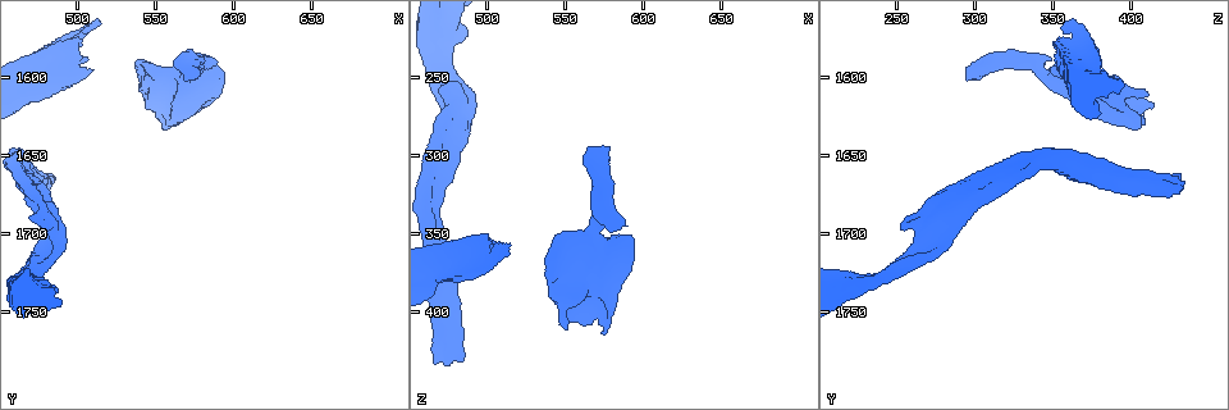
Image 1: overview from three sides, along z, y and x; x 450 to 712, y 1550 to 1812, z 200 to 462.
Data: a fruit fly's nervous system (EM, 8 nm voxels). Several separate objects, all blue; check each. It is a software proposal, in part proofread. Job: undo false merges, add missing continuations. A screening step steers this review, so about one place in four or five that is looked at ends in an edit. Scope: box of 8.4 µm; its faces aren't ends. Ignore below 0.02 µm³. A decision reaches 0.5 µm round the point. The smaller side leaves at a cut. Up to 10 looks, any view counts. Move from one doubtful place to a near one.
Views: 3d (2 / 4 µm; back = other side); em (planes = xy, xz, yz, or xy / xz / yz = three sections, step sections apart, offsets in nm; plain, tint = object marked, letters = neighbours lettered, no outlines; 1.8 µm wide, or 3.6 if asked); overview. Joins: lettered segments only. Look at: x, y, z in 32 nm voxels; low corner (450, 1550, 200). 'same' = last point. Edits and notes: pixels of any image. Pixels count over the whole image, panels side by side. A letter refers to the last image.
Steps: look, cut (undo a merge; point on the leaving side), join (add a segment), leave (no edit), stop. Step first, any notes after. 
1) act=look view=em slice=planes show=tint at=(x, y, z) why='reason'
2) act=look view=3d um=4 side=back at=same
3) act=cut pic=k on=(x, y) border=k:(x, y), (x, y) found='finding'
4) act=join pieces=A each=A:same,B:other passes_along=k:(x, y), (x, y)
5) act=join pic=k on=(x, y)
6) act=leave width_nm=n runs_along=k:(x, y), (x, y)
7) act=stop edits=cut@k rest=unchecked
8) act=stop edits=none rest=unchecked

act=look view=3d um=2 side=back at=(476, 1696, 254) why='an open end'

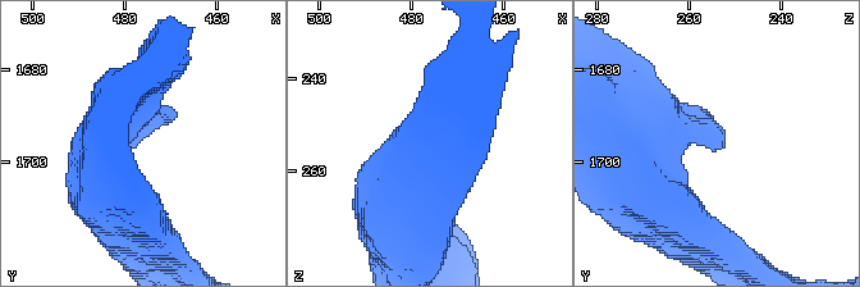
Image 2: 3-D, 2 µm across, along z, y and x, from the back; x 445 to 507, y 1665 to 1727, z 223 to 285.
act=look view=em slice=planes show=letters at=(474, 1694, 253)

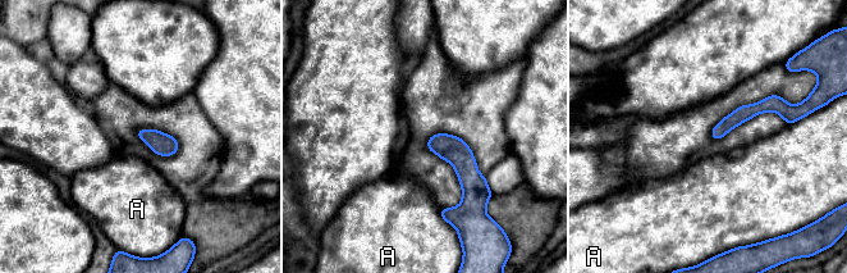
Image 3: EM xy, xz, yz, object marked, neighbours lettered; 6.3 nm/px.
act=leave each=A:other border=3:(440, 209), (440, 215), (452, 224) found='none of them fits'

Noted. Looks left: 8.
act=look view=3d um=4 at=(500, 1576, 350) why='stops while still wide'

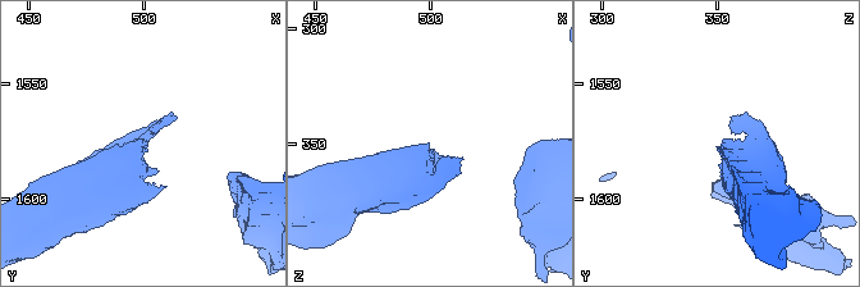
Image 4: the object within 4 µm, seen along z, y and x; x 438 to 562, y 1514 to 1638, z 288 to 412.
act=look view=em slice=planes show=letters at=(501, 1579, 350)

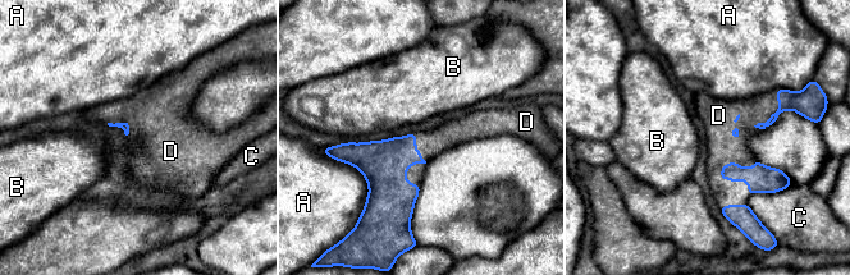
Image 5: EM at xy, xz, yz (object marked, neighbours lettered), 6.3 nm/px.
act=join pic=5 on=(723, 149) longest_contact=A:320nm each=A:other,B:other,C:other,D:same passes_along=5:(761, 179), (734, 182), (723, 149) found='the cell continues'

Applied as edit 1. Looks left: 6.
act=look view=overview why='redraw'

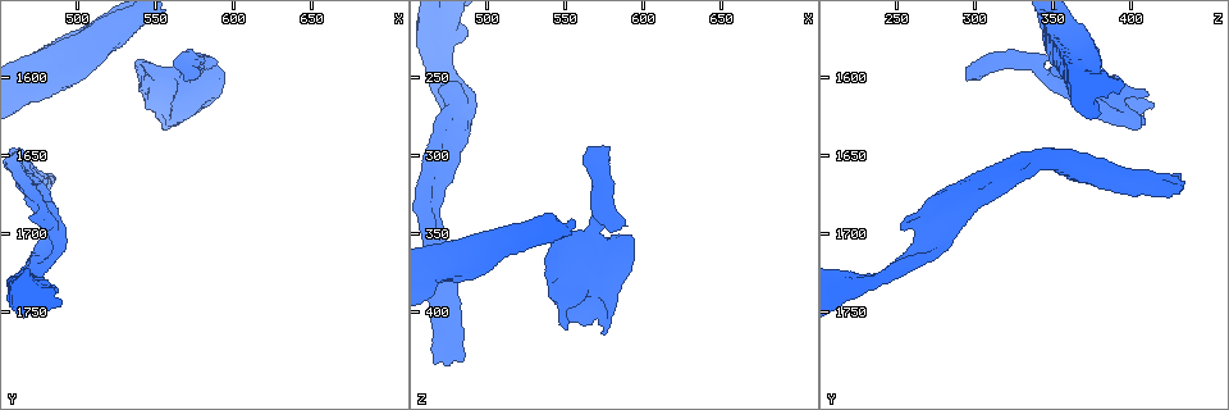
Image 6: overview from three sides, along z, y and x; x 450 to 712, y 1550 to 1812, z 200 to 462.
act=look view=em slice=planes show=plain at=(552, 1624, 404) why='branch stops here'

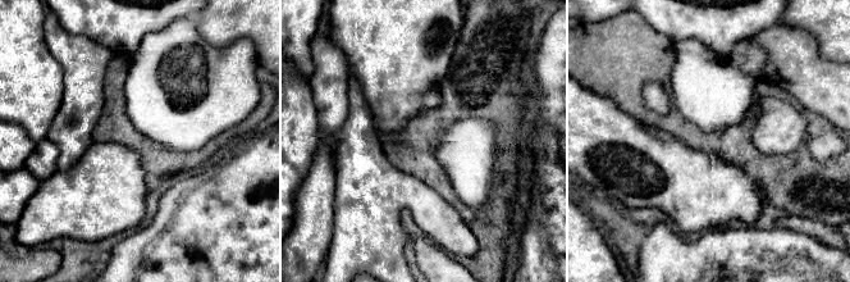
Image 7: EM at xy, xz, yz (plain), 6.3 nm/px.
act=look view=em slice=planes show=letters at=same

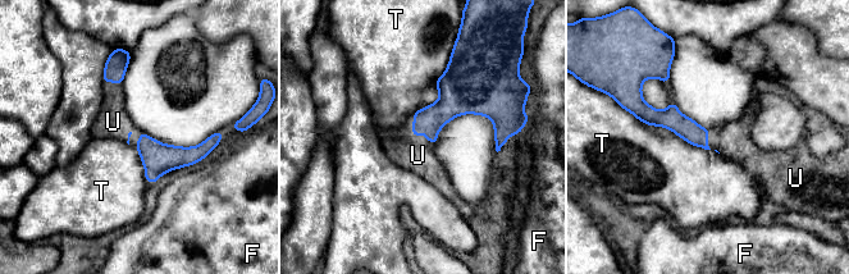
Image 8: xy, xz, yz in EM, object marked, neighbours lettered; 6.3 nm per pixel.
act=join pic=8 on=(418, 155) each=F:other,T:other,U:same passes_along=8:(429, 120), (414, 136), (418, 155) found='the cell continues'

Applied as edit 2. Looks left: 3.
act=look view=3d um=2 side=back at=(576, 1600, 296) why='branch stops here'

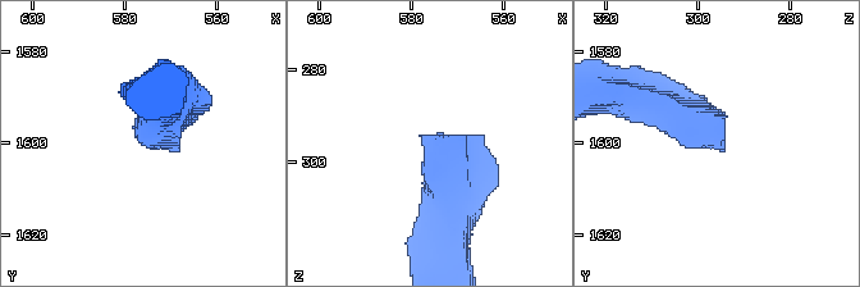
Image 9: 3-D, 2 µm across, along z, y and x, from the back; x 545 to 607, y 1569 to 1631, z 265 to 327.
act=look view=em slice=planes show=letters at=(575, 1600, 295)

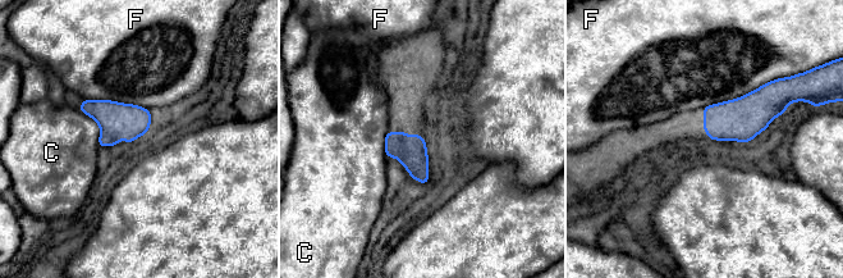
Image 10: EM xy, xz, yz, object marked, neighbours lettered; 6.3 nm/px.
act=leave width_nm=190 each=C:other,F:other border=10:(775, 78), (743, 95), (704, 108) found='no lettered segment goes on from it'

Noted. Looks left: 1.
act=stop edits=join@5,join@8 rest=unchecked

